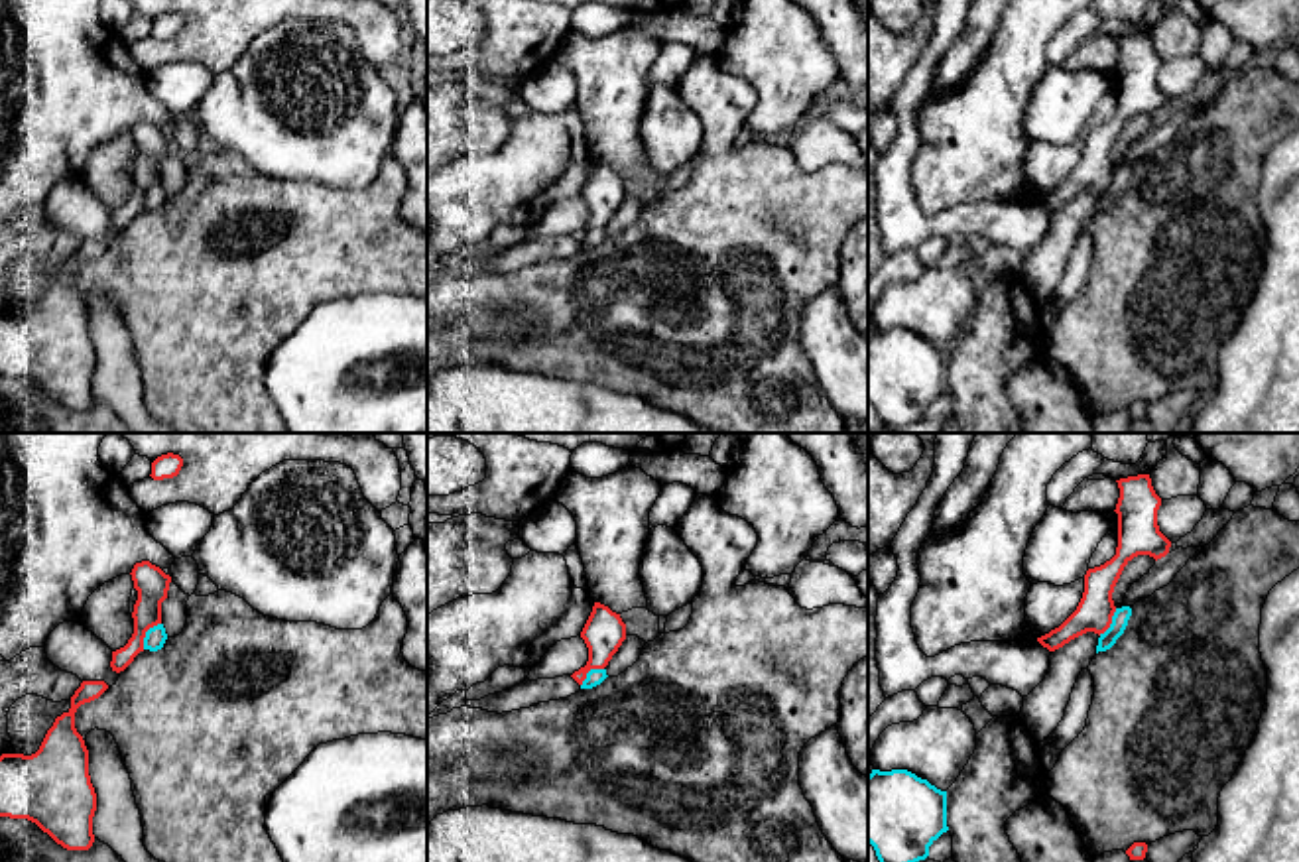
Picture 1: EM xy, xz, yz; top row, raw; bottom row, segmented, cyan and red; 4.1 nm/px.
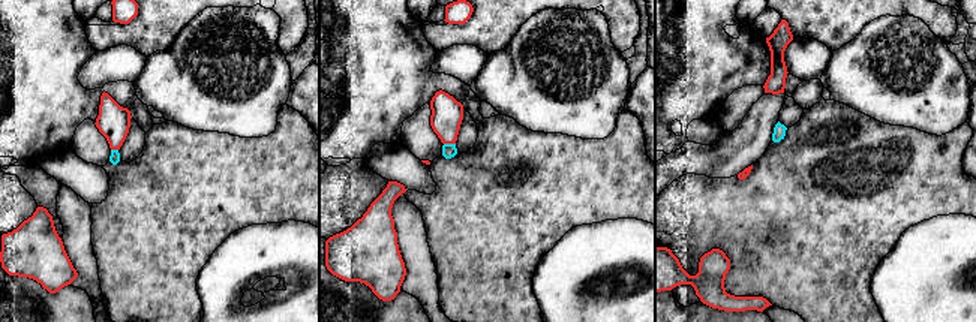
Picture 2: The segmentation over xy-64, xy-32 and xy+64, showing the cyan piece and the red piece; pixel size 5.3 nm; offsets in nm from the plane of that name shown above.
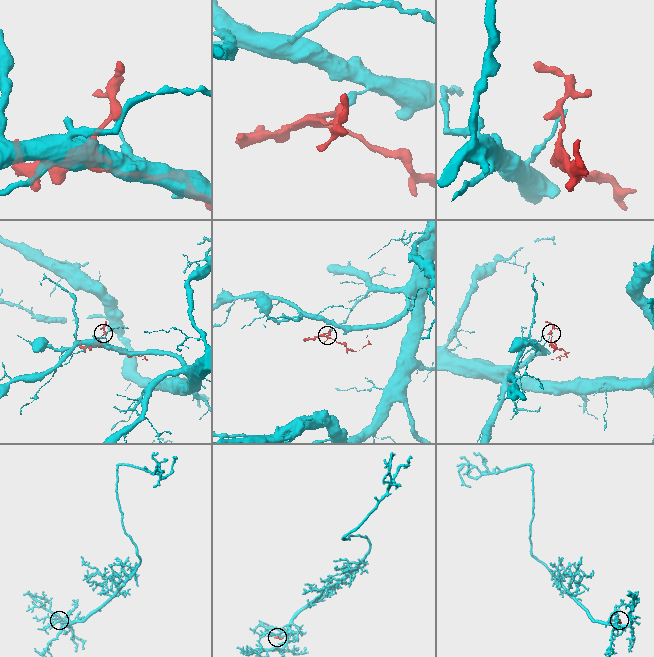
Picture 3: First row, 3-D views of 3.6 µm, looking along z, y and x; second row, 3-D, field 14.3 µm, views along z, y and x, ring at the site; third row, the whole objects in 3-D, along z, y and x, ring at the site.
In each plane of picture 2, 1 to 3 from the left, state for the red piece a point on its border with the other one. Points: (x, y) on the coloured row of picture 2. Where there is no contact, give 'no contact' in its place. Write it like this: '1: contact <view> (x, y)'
1: contact xy-64 (114, 150)
2: contact xy-32 (450, 144)
3: no contact

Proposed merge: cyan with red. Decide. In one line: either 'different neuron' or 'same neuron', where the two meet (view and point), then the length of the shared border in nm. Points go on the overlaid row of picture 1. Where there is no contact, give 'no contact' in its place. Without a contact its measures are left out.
different neuron | xy (146, 634) | 130 nm

